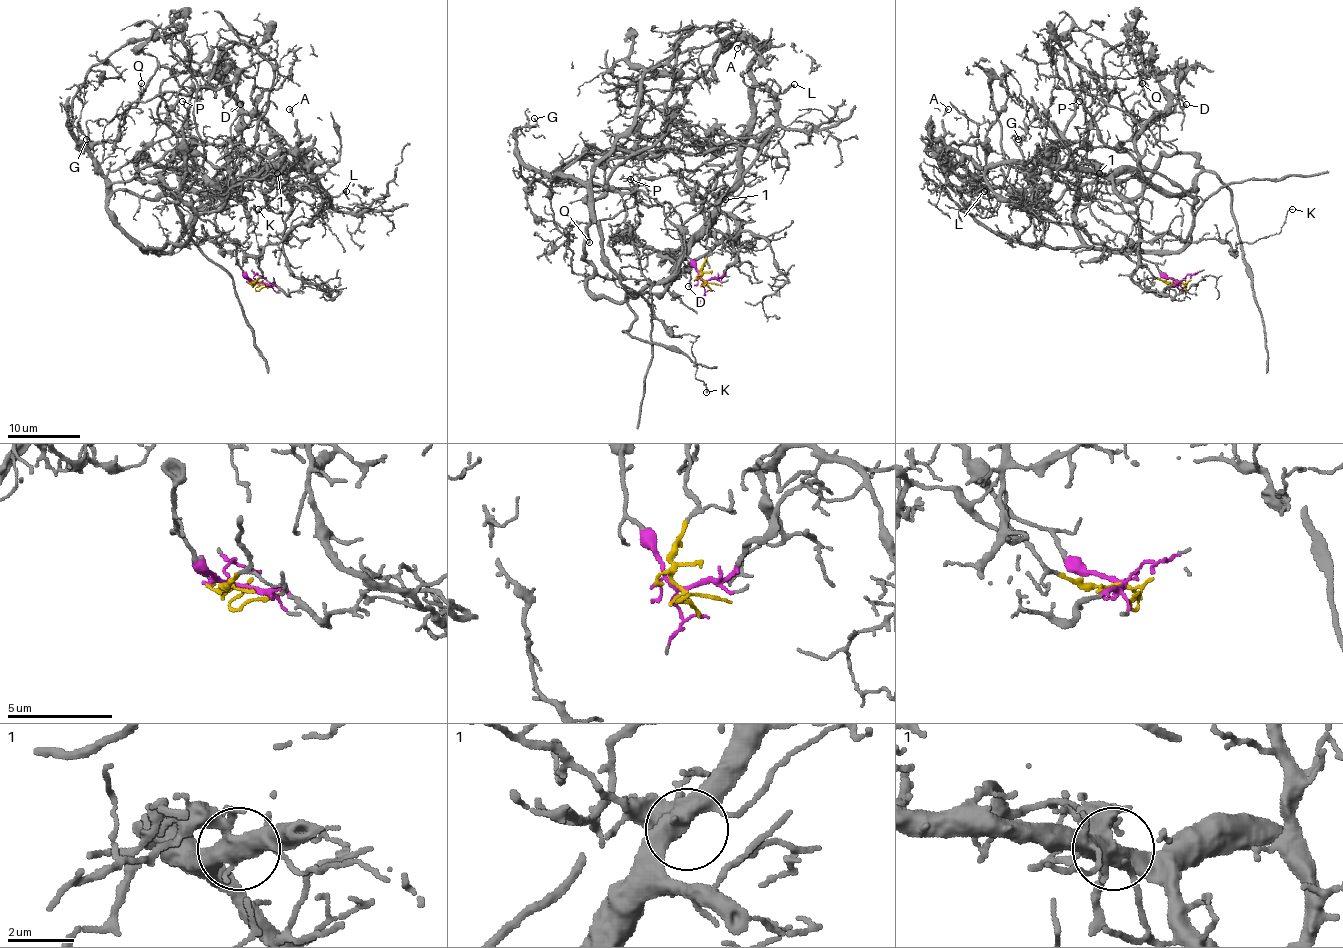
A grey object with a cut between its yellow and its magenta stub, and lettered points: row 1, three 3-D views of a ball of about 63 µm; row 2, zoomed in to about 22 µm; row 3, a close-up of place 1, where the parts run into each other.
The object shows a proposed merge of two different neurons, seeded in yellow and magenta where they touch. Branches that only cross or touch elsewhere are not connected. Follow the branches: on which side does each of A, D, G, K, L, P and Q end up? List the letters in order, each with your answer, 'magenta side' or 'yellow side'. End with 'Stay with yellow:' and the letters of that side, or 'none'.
A: yellow side
D: yellow side
G: magenta side
K: magenta side
L: yellow side
P: magenta side
Q: yellow side
Stay with yellow: A, D, L, Q

